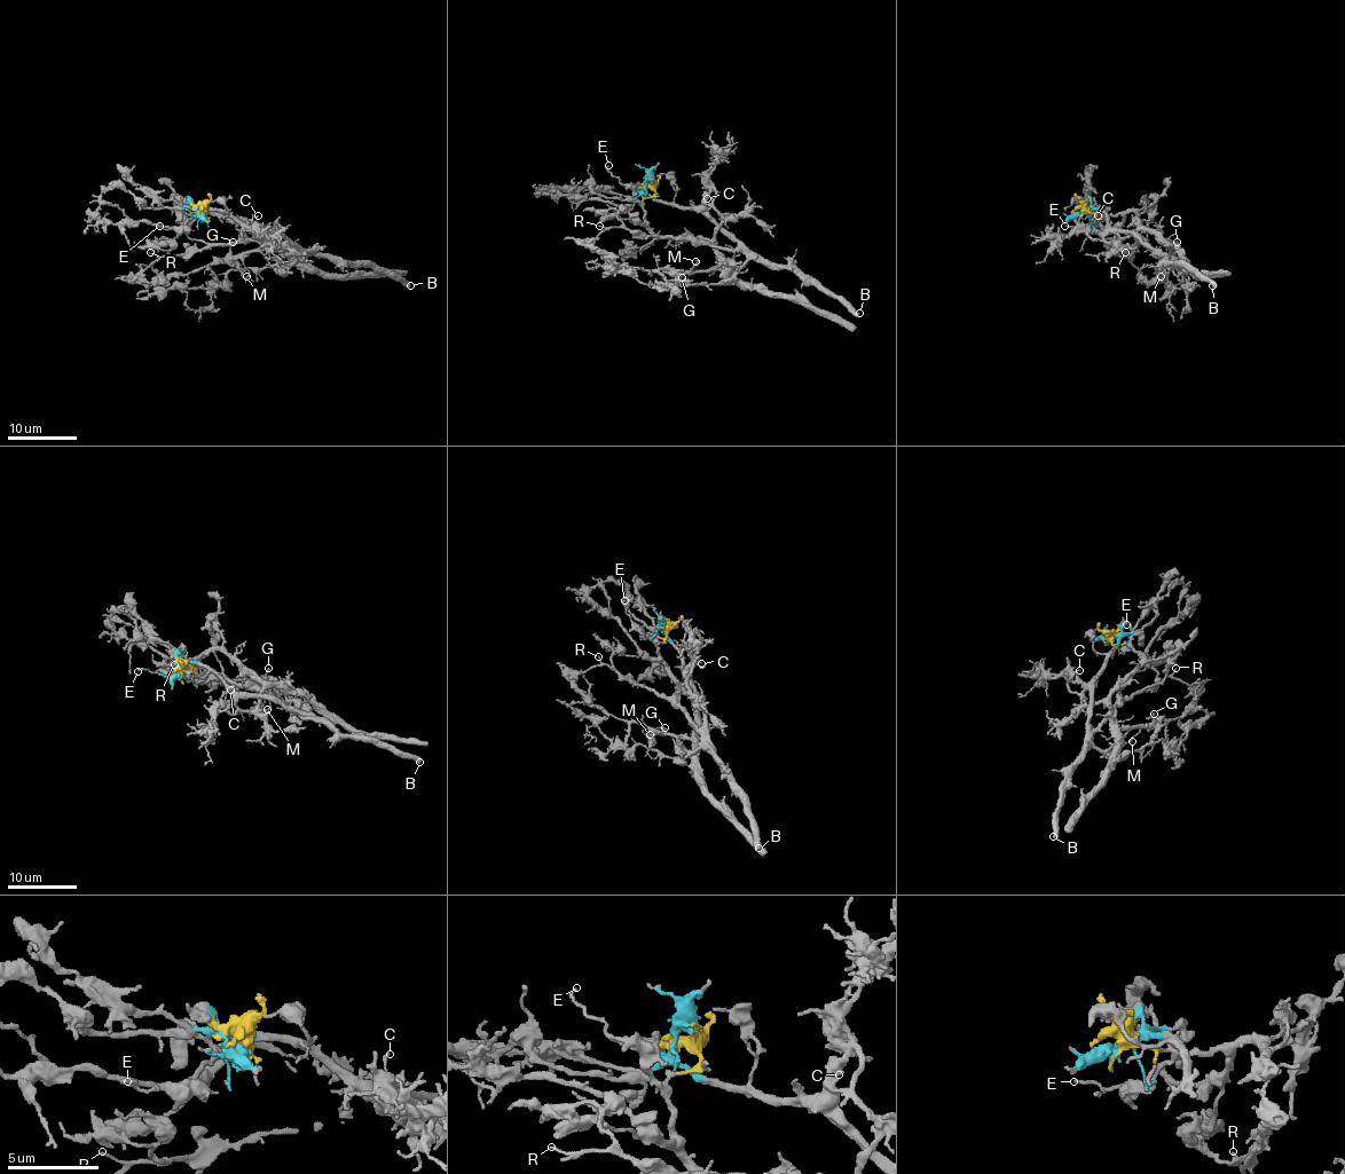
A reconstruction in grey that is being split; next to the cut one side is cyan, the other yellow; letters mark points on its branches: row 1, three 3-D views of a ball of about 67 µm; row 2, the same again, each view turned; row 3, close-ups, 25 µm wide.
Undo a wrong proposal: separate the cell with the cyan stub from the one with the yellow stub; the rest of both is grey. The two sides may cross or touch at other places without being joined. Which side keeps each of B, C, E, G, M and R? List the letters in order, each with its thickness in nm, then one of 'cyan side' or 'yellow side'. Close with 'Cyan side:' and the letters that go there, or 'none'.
B: 550 nm | cyan side
C: 140 nm | cyan side
E: 170 nm | yellow side
G: 170 nm | yellow side
M: 170 nm | yellow side
R: 120 nm | cyan side
Cyan side: B, C, R

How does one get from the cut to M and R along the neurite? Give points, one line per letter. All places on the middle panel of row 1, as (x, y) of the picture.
M: (645, 183), (653, 194), (643, 201), (643, 218), (655, 233), (701, 238), (718, 267), (694, 270), (694, 260)
R: (645, 183), (645, 190), (659, 201), (708, 214), (738, 242), (736, 246), (718, 249), (598, 226)

